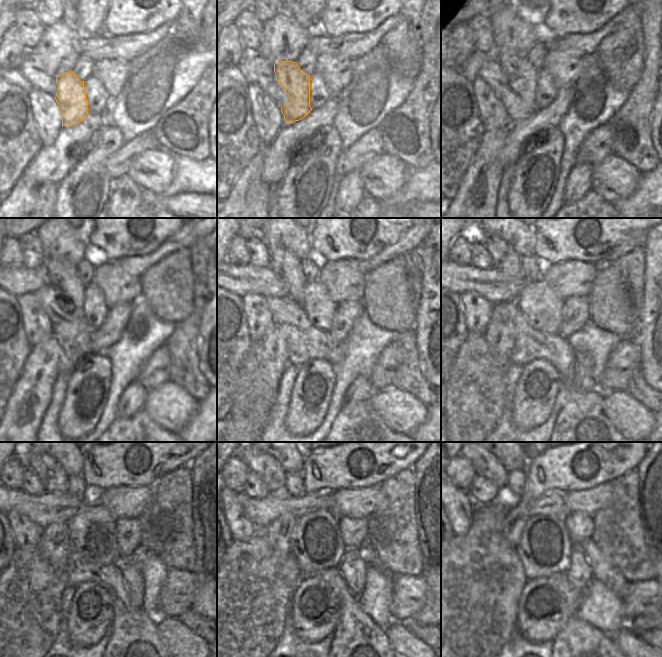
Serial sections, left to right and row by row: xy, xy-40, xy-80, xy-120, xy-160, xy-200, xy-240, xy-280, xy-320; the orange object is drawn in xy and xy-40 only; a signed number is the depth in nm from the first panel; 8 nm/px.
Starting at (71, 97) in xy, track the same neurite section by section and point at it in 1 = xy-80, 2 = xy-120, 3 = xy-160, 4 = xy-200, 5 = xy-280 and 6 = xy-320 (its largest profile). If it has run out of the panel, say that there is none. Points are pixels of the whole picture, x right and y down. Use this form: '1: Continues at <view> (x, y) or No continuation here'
1: Continues at xy-80 (522, 76)
2: Continues at xy-120 (63, 275)
3: Continues at xy-160 (286, 266)
4: Continues at xy-200 (504, 258)
5: Continues at xy-280 (263, 464)
6: Continues at xy-320 (484, 463)

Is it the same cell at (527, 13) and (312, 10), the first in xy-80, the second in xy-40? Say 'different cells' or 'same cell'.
different cells

